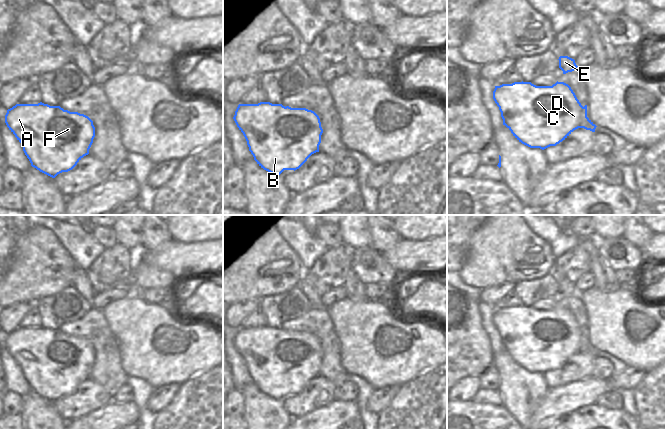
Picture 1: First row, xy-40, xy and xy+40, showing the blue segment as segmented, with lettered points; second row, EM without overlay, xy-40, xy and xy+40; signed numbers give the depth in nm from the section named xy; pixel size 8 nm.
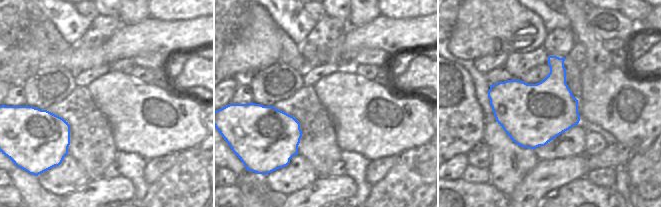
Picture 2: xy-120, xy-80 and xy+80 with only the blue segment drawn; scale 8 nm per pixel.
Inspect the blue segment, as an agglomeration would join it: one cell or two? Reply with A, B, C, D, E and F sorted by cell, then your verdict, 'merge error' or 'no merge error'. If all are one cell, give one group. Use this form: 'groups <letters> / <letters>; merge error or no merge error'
groups A B C D E F; no merge error

